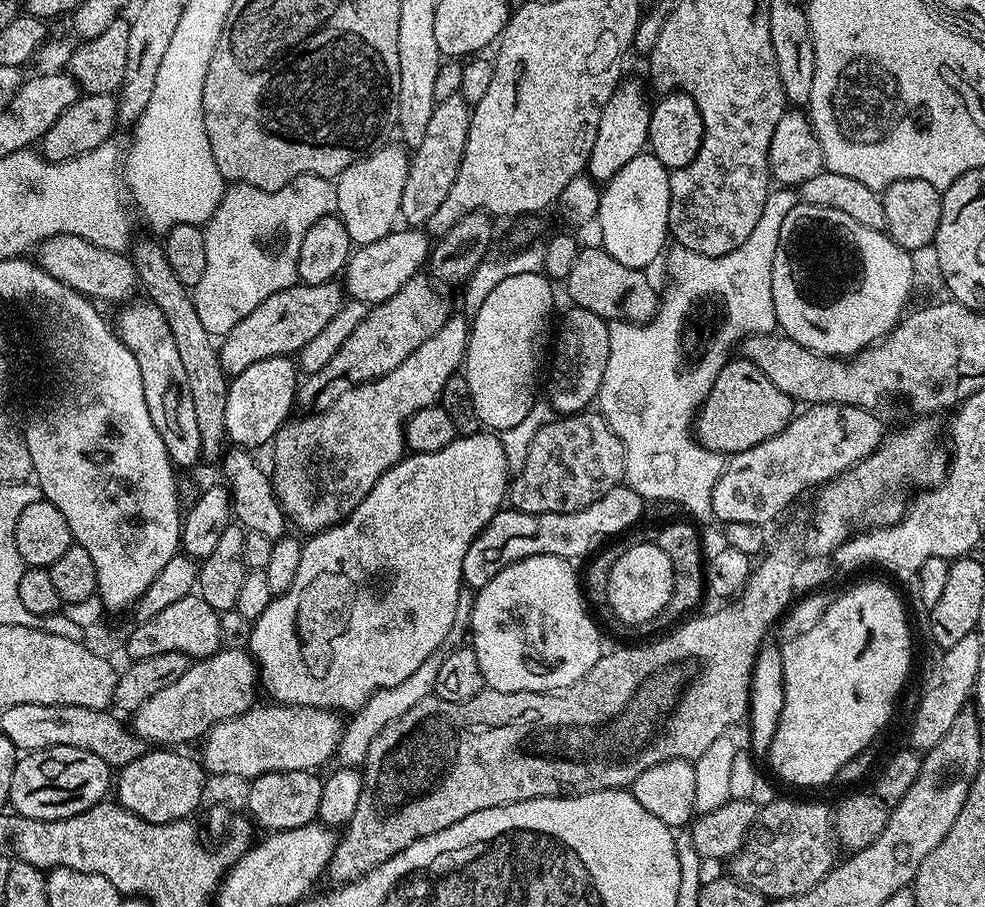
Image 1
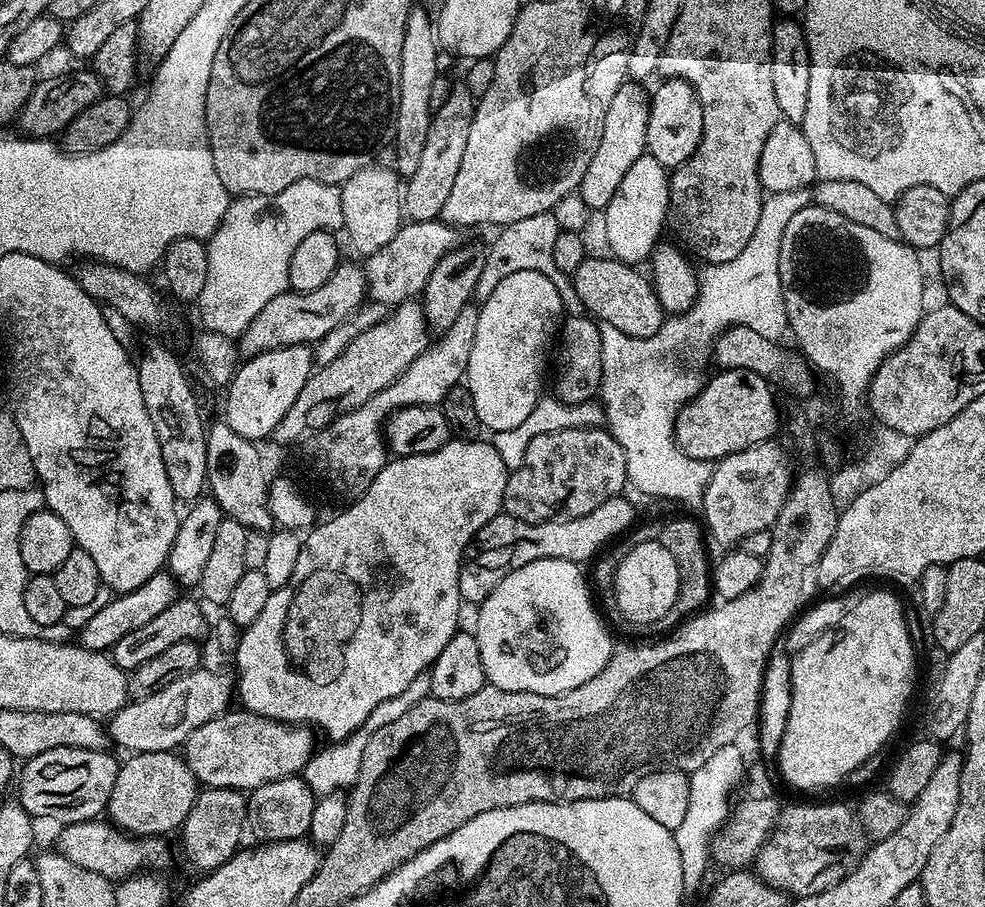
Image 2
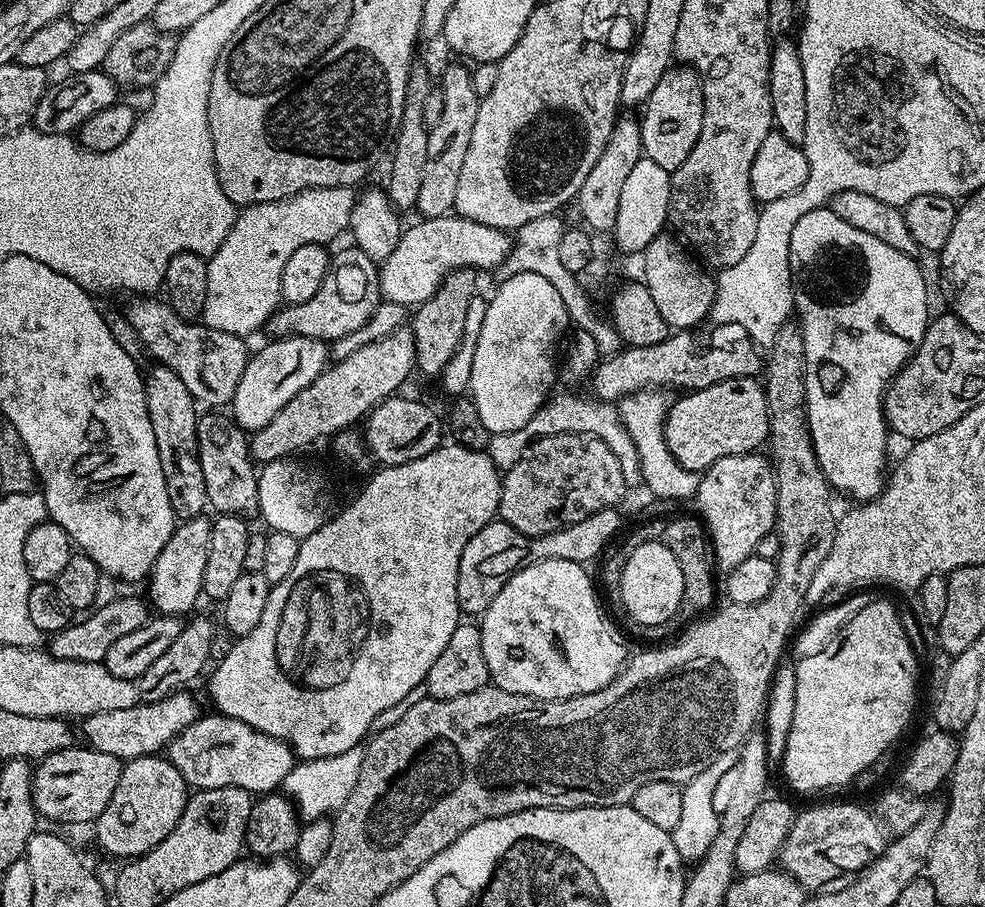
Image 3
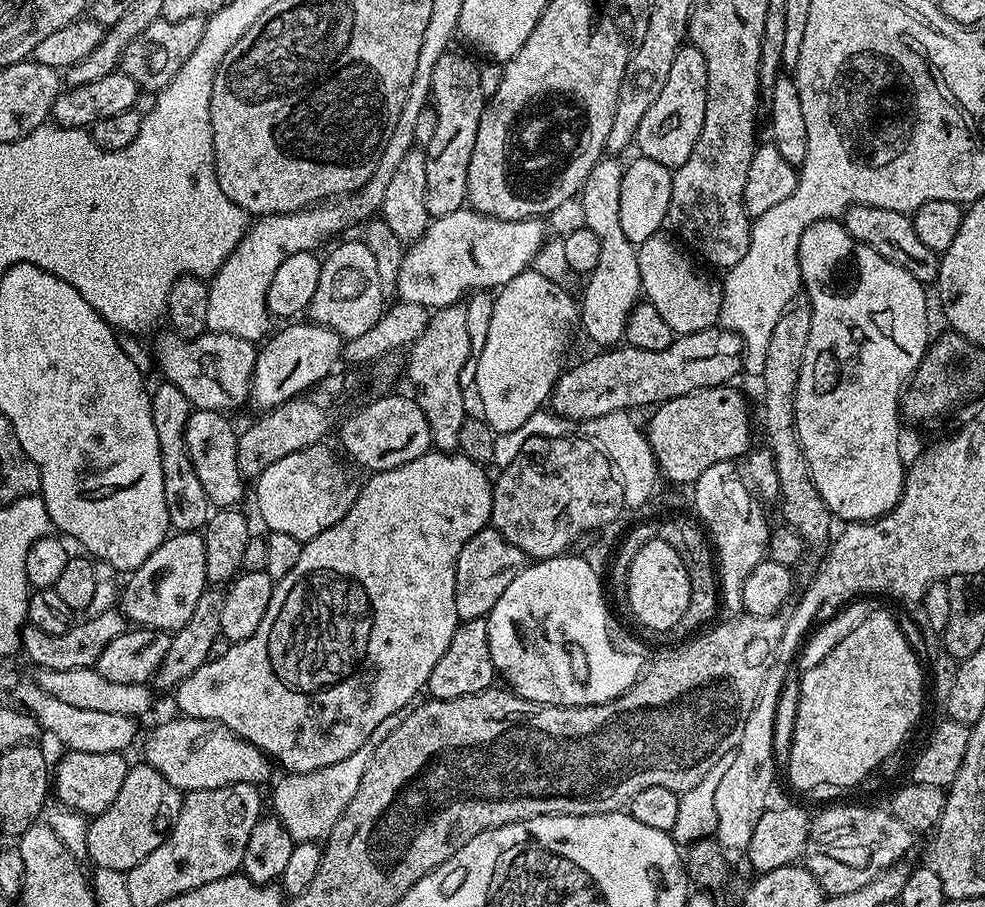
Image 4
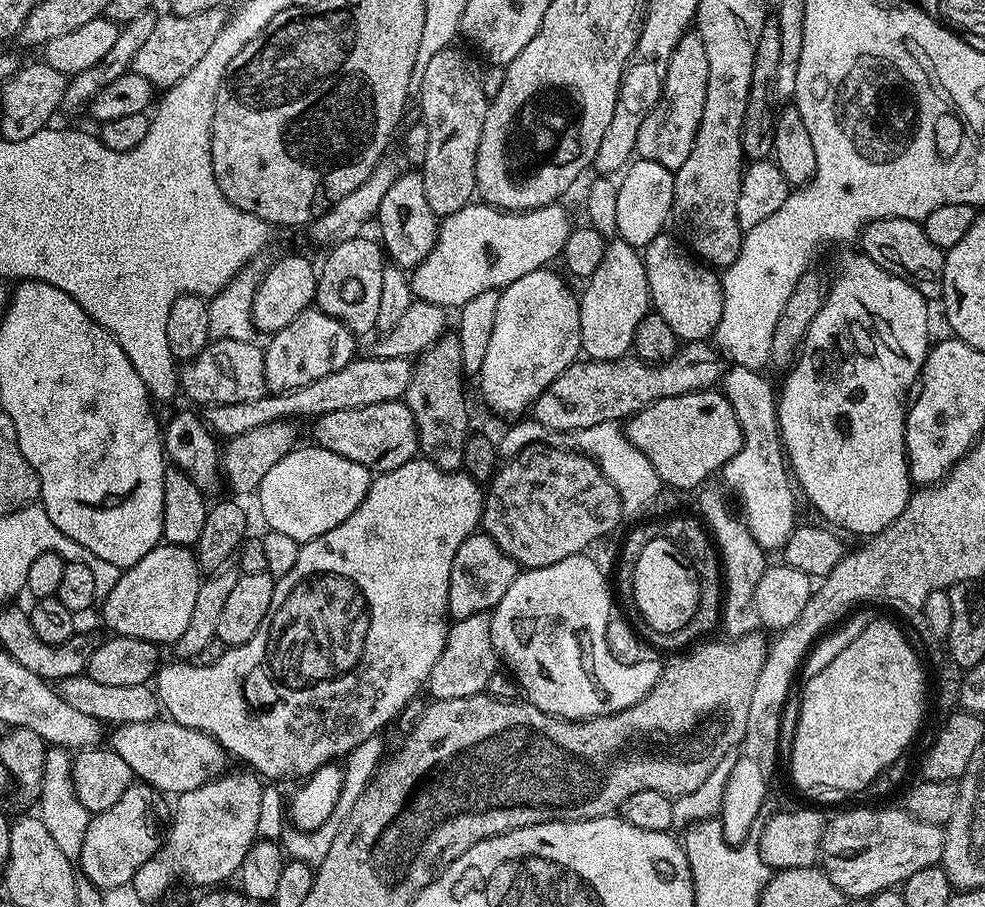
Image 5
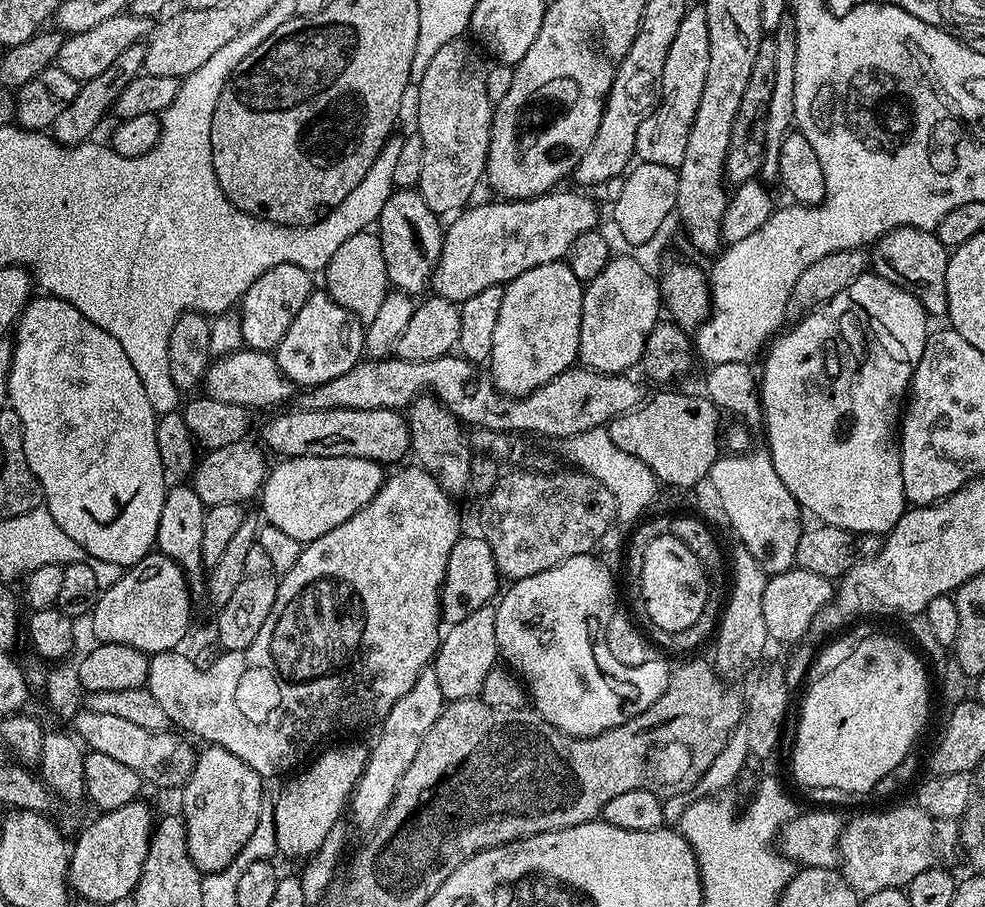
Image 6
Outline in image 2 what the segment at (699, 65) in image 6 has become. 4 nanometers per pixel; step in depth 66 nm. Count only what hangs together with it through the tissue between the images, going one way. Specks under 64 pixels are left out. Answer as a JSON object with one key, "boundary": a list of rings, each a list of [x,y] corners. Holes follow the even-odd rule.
{"boundary":[[[664,78],[659,81],[656,92],[651,93],[650,122],[646,126],[647,155],[658,158],[665,170],[675,170],[679,164],[686,162],[694,154],[702,138],[702,106],[698,94],[690,82],[675,78]]]}

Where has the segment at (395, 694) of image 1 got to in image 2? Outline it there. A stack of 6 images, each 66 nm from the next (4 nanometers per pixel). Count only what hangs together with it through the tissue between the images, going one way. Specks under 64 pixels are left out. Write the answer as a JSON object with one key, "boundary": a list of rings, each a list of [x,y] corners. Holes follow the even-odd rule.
{"boundary":[[[426,674],[414,678],[414,682],[410,682],[410,686],[406,686],[406,690],[402,690],[402,694],[398,694],[394,698],[386,698],[386,702],[374,706],[374,710],[370,710],[370,718],[366,718],[364,725],[358,730],[354,730],[354,734],[350,734],[345,740],[329,743],[324,746],[328,748],[322,749],[321,752],[320,749],[313,751],[302,773],[306,786],[310,786],[310,790],[317,797],[351,789],[358,778],[358,770],[362,766],[362,754],[366,754],[366,742],[370,742],[372,733],[382,730],[382,726],[390,726],[390,722],[402,718],[402,714],[406,714],[406,710],[410,710],[420,700],[425,699],[429,693],[430,678]]]}

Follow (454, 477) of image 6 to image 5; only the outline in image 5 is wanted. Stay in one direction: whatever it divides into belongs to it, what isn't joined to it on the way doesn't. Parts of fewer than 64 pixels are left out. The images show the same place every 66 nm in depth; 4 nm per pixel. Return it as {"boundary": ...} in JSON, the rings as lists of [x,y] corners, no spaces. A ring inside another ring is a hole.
{"boundary":[[[445,334],[438,342],[431,344],[425,352],[420,353],[412,369],[410,386],[402,397],[404,403],[408,405],[410,414],[414,414],[423,459],[429,460],[431,464],[437,464],[444,472],[455,472],[464,467],[463,451],[466,450],[470,429],[468,429],[468,404],[464,401],[463,372],[464,348],[460,345],[460,337],[456,334],[452,336]]]}

